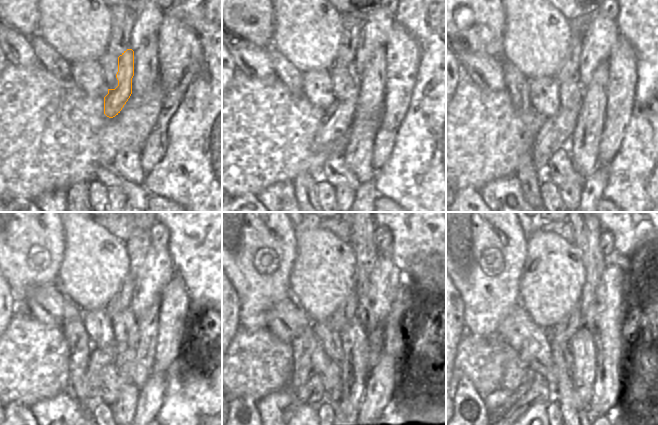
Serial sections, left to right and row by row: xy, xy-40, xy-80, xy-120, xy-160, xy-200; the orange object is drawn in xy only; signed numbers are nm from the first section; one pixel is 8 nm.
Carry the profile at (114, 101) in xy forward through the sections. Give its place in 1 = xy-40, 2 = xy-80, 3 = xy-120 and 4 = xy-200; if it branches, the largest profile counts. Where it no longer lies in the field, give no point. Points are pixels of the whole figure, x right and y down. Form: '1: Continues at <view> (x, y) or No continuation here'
1: Continues at xy-40 (336, 123)
2: Continues at xy-80 (555, 132)
3: Continues at xy-120 (99, 358)
4: Continues at xy-200 (528, 384)

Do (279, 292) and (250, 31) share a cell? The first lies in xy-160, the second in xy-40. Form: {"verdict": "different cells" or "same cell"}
{"verdict": "same cell"}

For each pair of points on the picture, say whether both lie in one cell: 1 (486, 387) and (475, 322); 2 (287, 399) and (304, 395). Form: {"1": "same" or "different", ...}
{"1": "different", "2": "different"}

